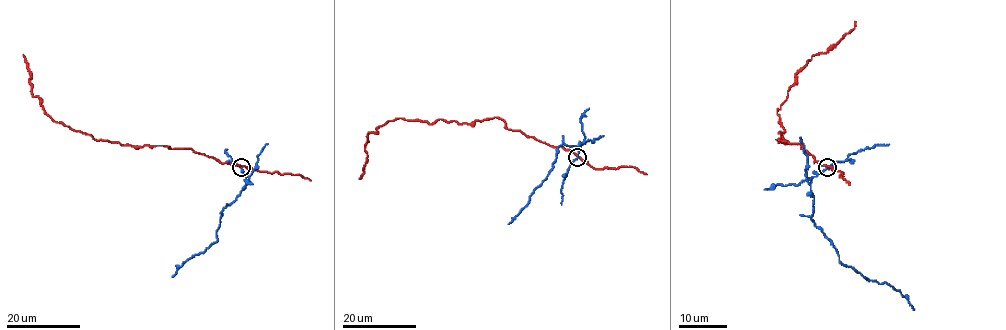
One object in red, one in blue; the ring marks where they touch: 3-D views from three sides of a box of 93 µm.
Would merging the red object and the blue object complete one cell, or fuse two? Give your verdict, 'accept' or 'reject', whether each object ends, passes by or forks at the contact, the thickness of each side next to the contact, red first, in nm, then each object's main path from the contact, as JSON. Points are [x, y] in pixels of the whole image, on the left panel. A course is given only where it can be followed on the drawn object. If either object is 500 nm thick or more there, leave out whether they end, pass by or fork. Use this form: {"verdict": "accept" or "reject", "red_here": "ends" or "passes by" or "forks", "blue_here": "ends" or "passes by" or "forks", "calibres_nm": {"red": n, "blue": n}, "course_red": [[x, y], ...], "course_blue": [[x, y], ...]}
{"verdict": "reject", "red_here": "passes by", "blue_here": "passes by", "calibres_nm": {"red": 200, "blue": 240}, "course_red": [[242, 166], [191, 149], [102, 141], [64, 126], [33, 95], [23, 54]], "course_blue": [[242, 167], [245, 187], [222, 211], [216, 232], [218, 239], [191, 257], [172, 277]]}

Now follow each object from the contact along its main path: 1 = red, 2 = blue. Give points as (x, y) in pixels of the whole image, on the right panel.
1: (827, 167), (799, 144), (776, 139), (784, 140), (778, 133), (785, 131), (777, 114), (796, 74), (855, 21)
2: (827, 168), (811, 179), (810, 218), (830, 242), (840, 261), (869, 280), (889, 284), (914, 310)

